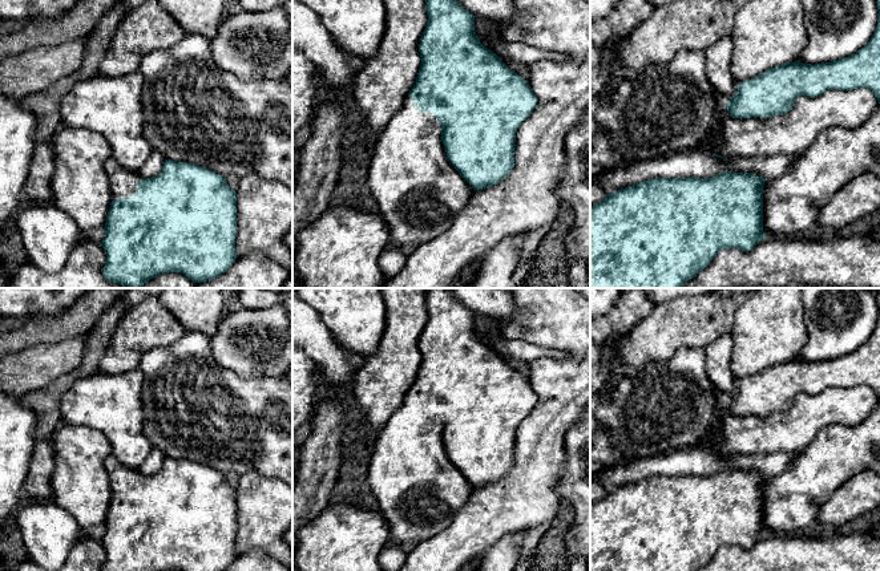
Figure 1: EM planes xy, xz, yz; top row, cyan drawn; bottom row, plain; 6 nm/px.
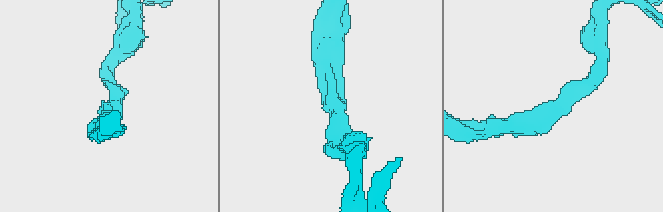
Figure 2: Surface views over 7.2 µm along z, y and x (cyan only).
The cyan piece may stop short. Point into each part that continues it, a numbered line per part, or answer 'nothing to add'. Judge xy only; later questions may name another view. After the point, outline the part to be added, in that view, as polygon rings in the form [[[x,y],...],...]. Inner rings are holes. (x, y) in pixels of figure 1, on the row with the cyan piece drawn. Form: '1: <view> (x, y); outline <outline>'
1: xy (122, 183); outline [[[112,157],[105,162],[105,171],[110,183],[112,202],[132,197],[137,191],[137,183],[144,179],[138,173],[124,169]]]

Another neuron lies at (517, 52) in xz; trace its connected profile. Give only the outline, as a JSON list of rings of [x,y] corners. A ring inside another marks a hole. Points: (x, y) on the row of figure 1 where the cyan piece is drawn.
[[[500,37],[495,44],[487,48],[500,58],[506,58],[526,66],[540,61],[561,61],[566,58],[564,54],[557,52],[546,52],[518,41],[509,42]]]

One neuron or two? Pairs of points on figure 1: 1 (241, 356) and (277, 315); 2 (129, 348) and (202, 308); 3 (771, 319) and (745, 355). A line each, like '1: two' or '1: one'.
1: one
2: one
3: one

